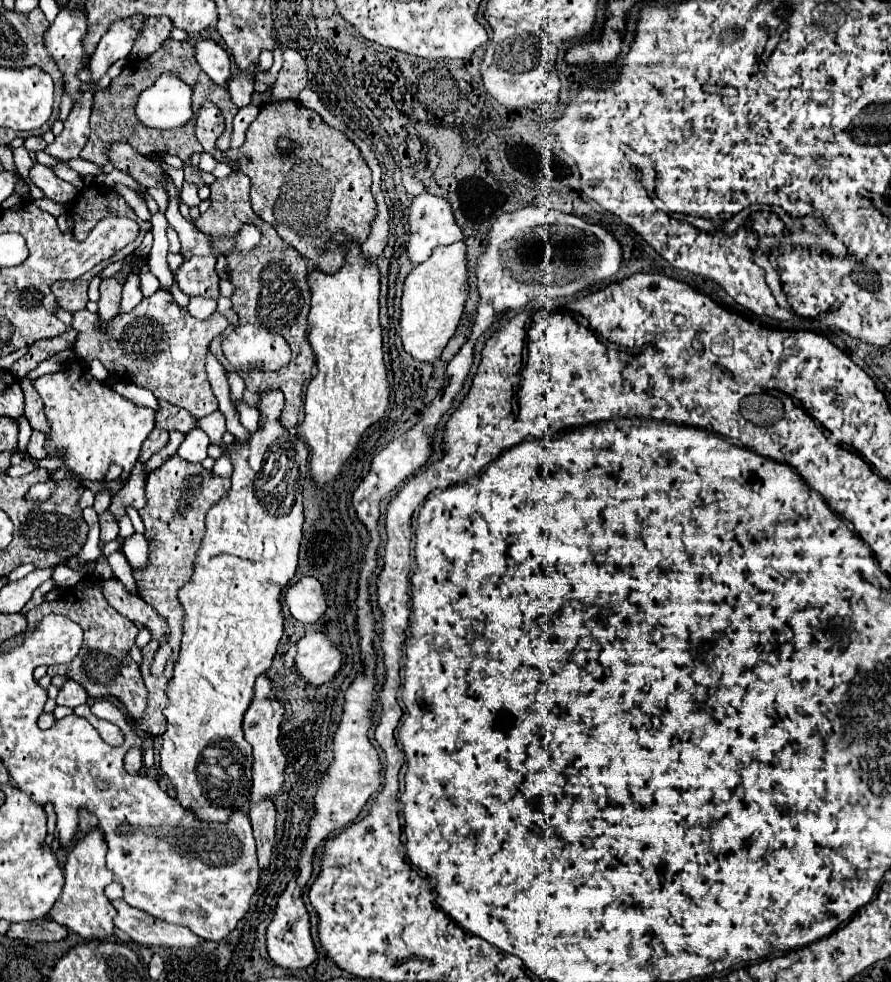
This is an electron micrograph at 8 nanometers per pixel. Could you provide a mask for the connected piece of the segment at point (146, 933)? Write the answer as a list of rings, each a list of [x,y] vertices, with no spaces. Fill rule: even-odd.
[[[123,900],[113,902],[117,916],[113,918],[115,928],[125,932],[133,942],[145,946],[175,946],[175,948],[191,948],[199,944],[199,938],[191,934],[185,926],[167,924],[163,920],[153,918],[143,910],[135,910],[127,906]]]

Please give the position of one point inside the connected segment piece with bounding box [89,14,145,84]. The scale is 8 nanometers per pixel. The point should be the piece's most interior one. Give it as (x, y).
(116, 44)

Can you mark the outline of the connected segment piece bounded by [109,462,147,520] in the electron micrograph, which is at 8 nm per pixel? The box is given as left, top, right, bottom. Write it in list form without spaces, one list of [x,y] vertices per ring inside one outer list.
[[[137,462],[135,468],[131,470],[131,478],[127,480],[127,484],[123,486],[123,490],[113,498],[109,510],[113,512],[113,516],[119,520],[125,514],[125,506],[133,506],[133,508],[141,508],[145,502],[145,464]]]

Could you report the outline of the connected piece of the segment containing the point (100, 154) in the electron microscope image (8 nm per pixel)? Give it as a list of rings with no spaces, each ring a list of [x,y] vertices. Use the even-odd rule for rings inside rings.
[[[167,40],[149,58],[129,62],[123,68],[123,72],[117,78],[113,78],[113,82],[111,82],[109,88],[97,90],[95,92],[95,106],[93,106],[93,112],[91,112],[91,136],[89,136],[85,148],[81,150],[79,156],[83,160],[89,160],[89,162],[97,164],[97,166],[105,166],[107,164],[107,144],[111,144],[111,142],[127,142],[127,144],[135,146],[135,150],[139,150],[141,154],[169,152],[169,154],[179,156],[183,162],[187,162],[191,154],[203,152],[203,148],[199,146],[199,140],[195,138],[195,120],[193,122],[187,122],[185,128],[179,128],[179,132],[175,132],[175,130],[155,130],[155,128],[147,128],[147,126],[143,126],[137,120],[135,104],[137,104],[139,94],[143,90],[147,90],[151,84],[155,84],[155,80],[161,74],[167,74],[167,72],[173,72],[179,80],[183,80],[187,86],[191,86],[191,90],[193,90],[193,98],[191,98],[191,102],[193,102],[193,114],[197,114],[201,102],[205,102],[205,100],[211,100],[211,102],[215,102],[221,108],[221,112],[225,116],[225,132],[219,136],[217,148],[219,150],[229,150],[229,138],[231,138],[231,130],[233,130],[231,128],[231,120],[237,114],[237,106],[231,102],[229,92],[225,88],[221,88],[215,82],[211,82],[207,78],[207,74],[203,74],[199,70],[199,64],[195,62],[195,56],[193,54],[195,54],[195,48],[189,42]]]

